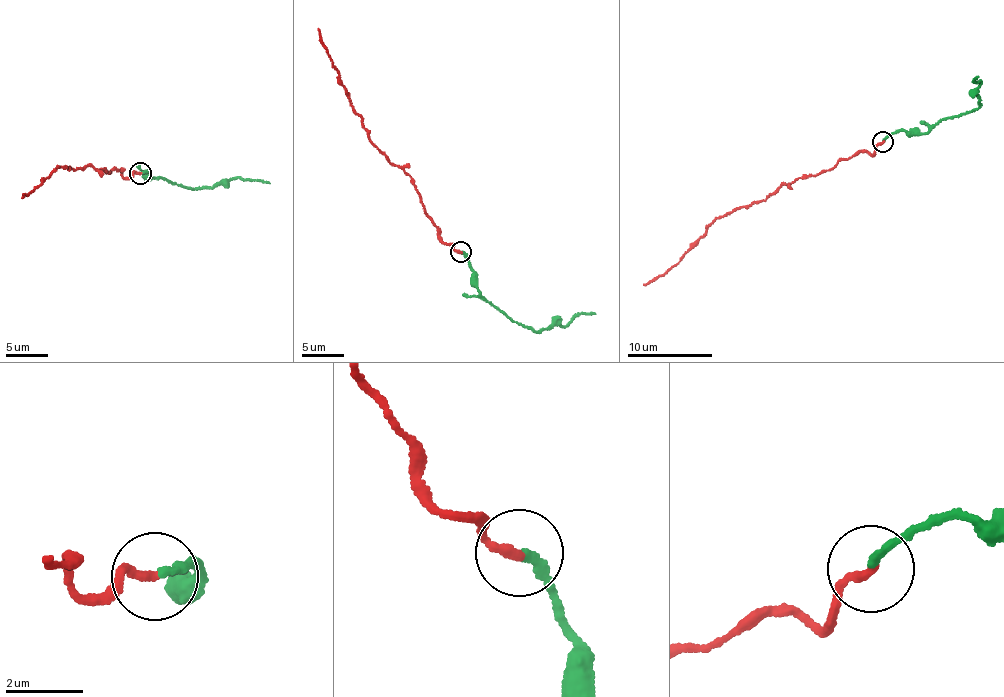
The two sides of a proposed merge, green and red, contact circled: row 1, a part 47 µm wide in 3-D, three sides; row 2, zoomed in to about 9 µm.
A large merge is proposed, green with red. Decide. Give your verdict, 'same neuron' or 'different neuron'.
same neuron

